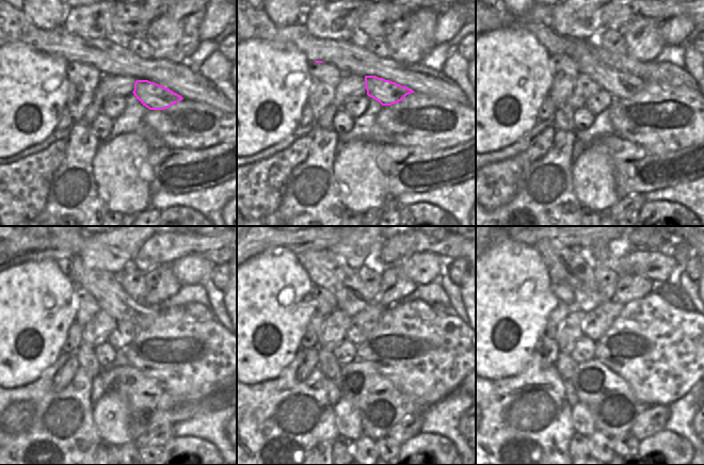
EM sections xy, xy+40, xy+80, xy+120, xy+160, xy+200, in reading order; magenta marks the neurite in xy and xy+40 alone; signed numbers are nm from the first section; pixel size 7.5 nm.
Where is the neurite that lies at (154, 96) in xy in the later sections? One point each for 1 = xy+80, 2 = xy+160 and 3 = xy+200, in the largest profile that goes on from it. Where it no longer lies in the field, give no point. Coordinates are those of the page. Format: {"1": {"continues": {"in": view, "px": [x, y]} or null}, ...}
{"1": {"continues": {"in": "xy+80", "px": [620, 85]}}, "2": {"continues": {"in": "xy+160", "px": [332, 279]}}, "3": {"continues": {"in": "xy+200", "px": [572, 278]}}}

